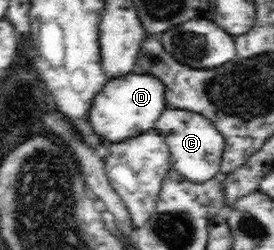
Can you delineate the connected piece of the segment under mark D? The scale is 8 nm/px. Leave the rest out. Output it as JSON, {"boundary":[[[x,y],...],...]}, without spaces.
{"boundary":[[[131,72],[125,76],[111,79],[101,91],[97,91],[88,112],[88,124],[92,131],[106,144],[121,142],[125,139],[155,130],[155,123],[164,110],[165,86],[155,80],[155,76],[141,76],[141,72]]]}

